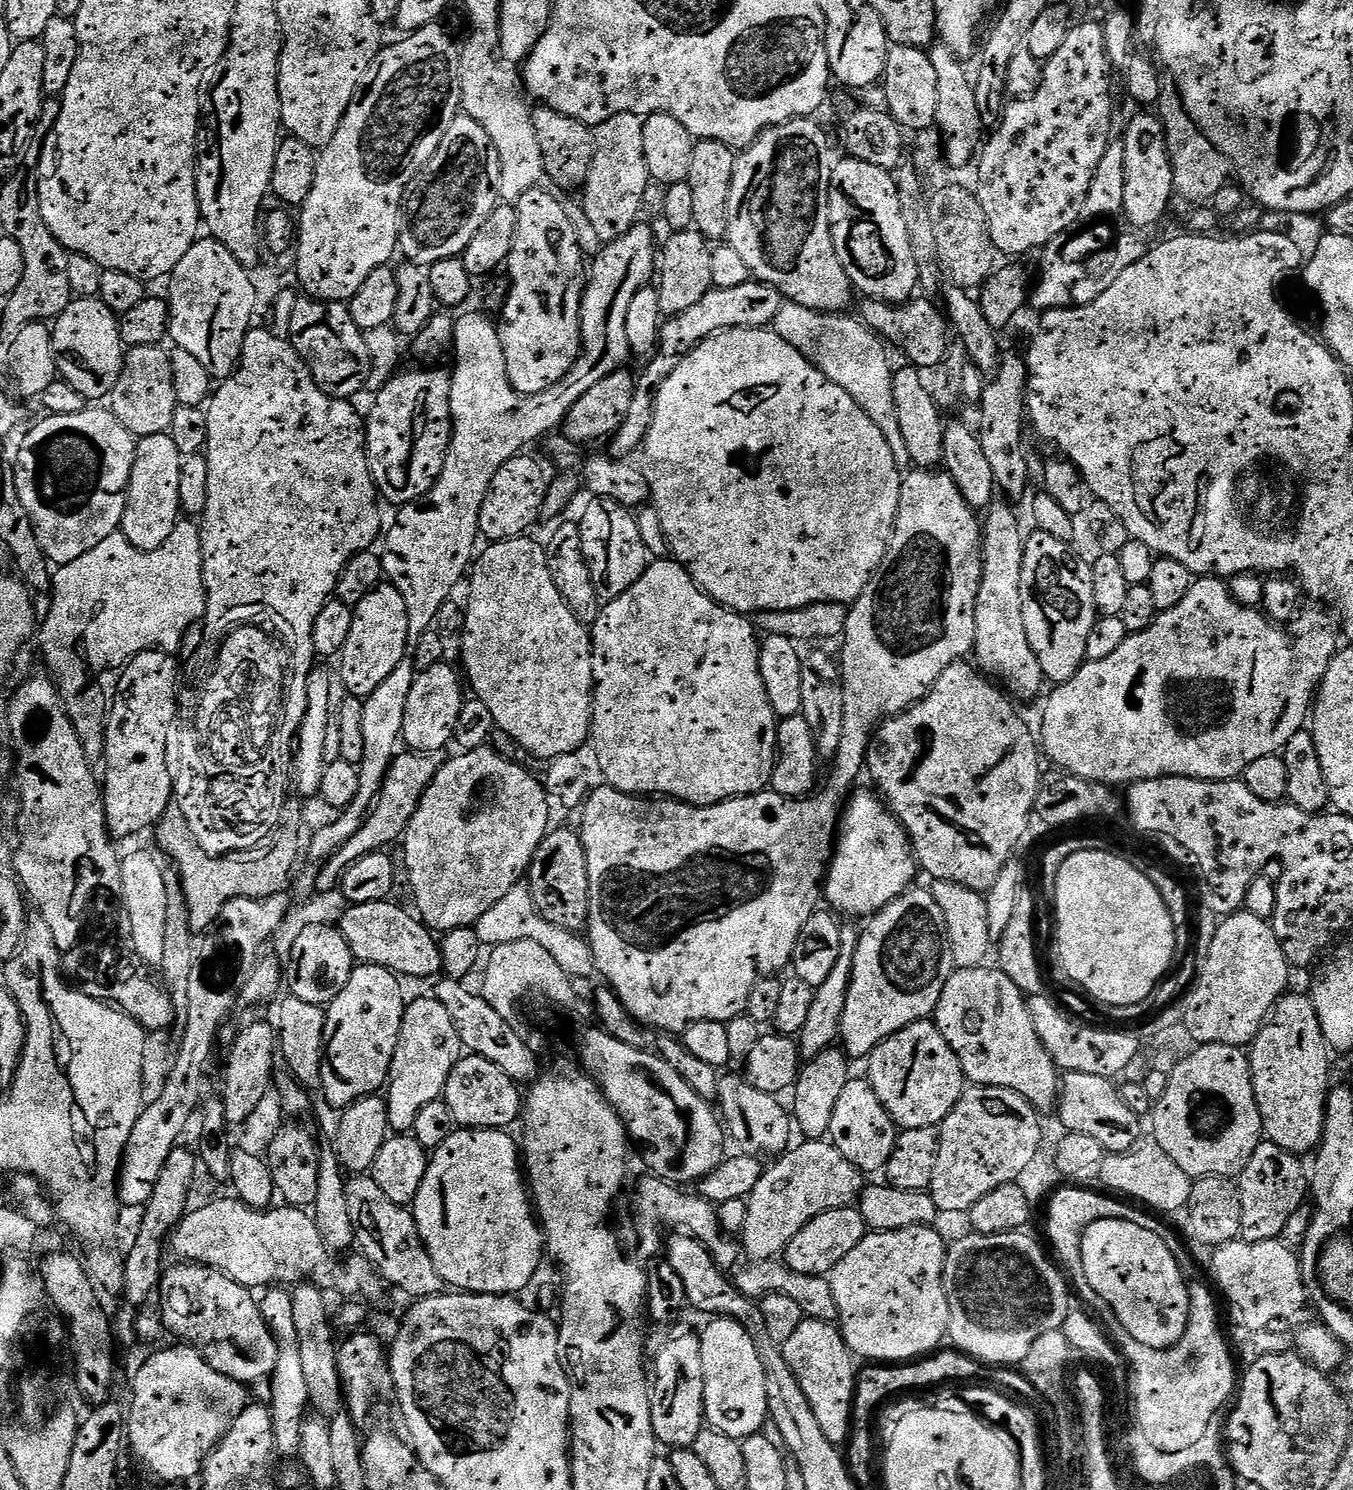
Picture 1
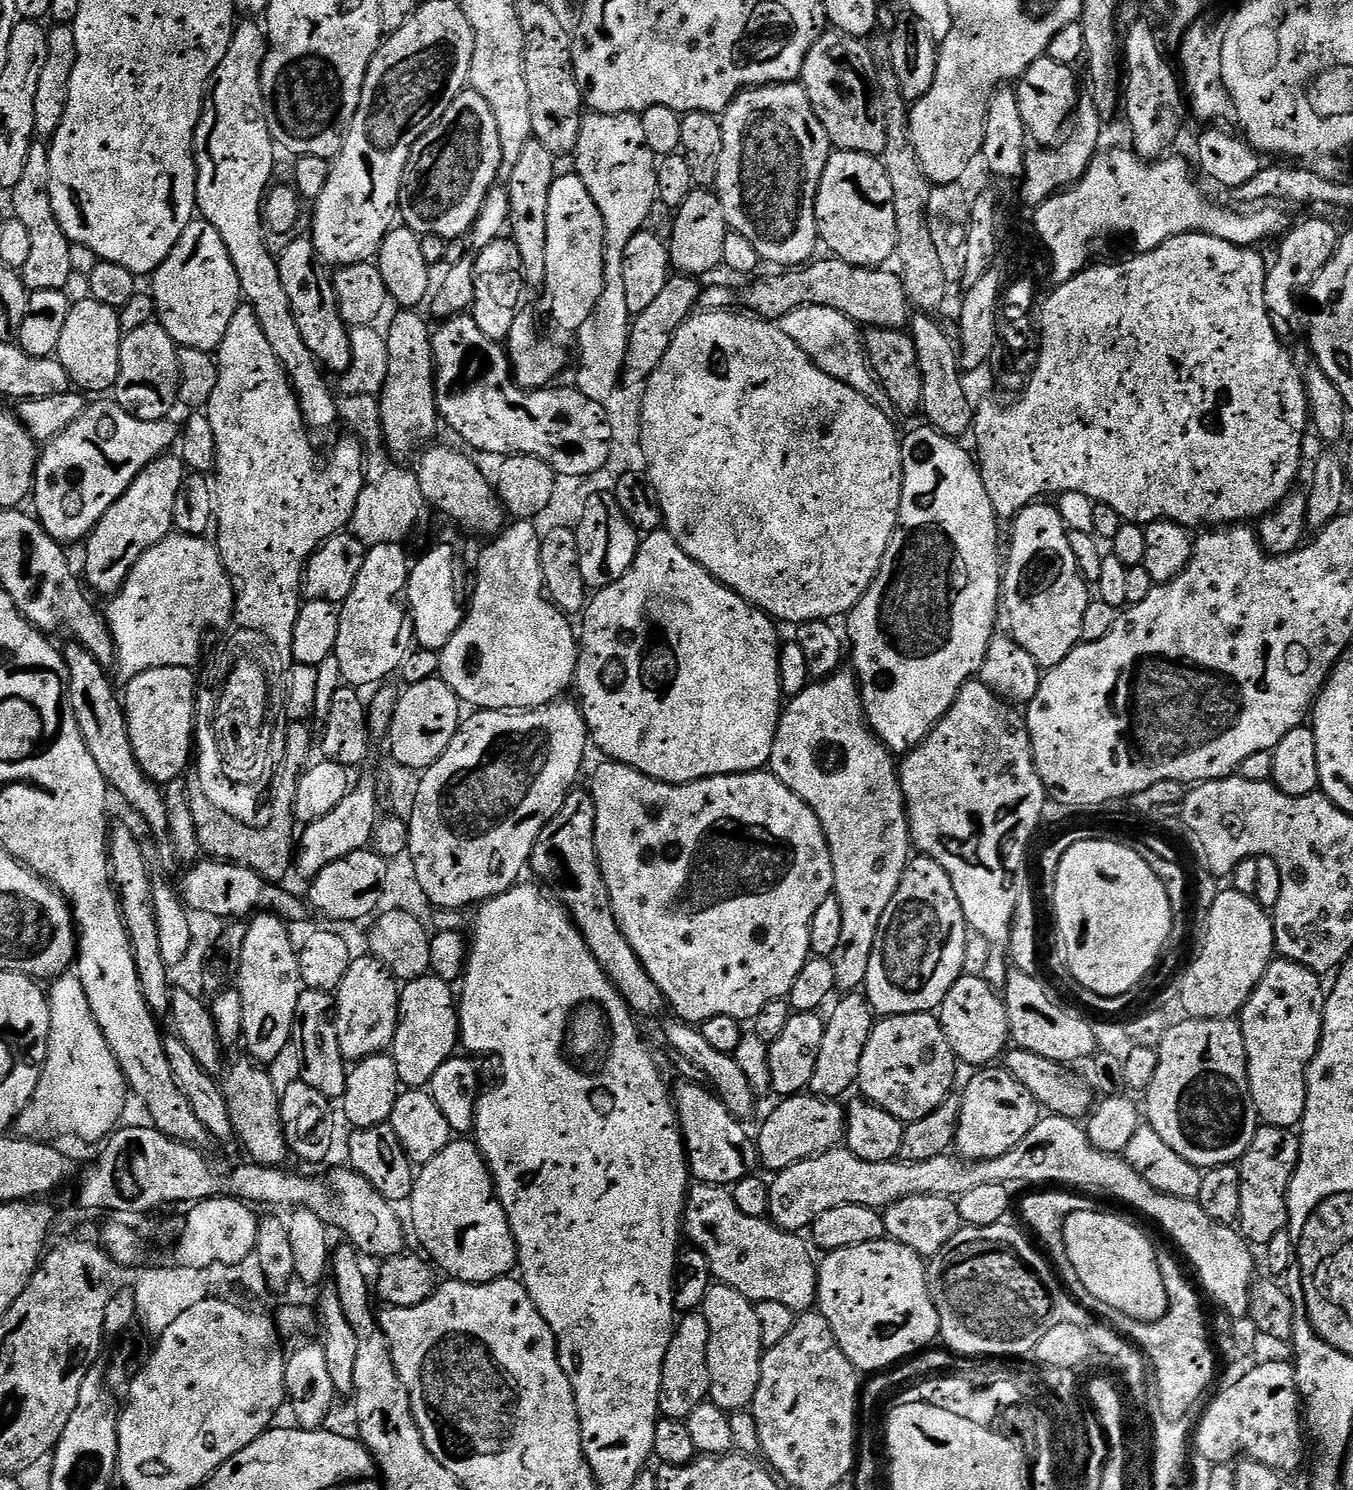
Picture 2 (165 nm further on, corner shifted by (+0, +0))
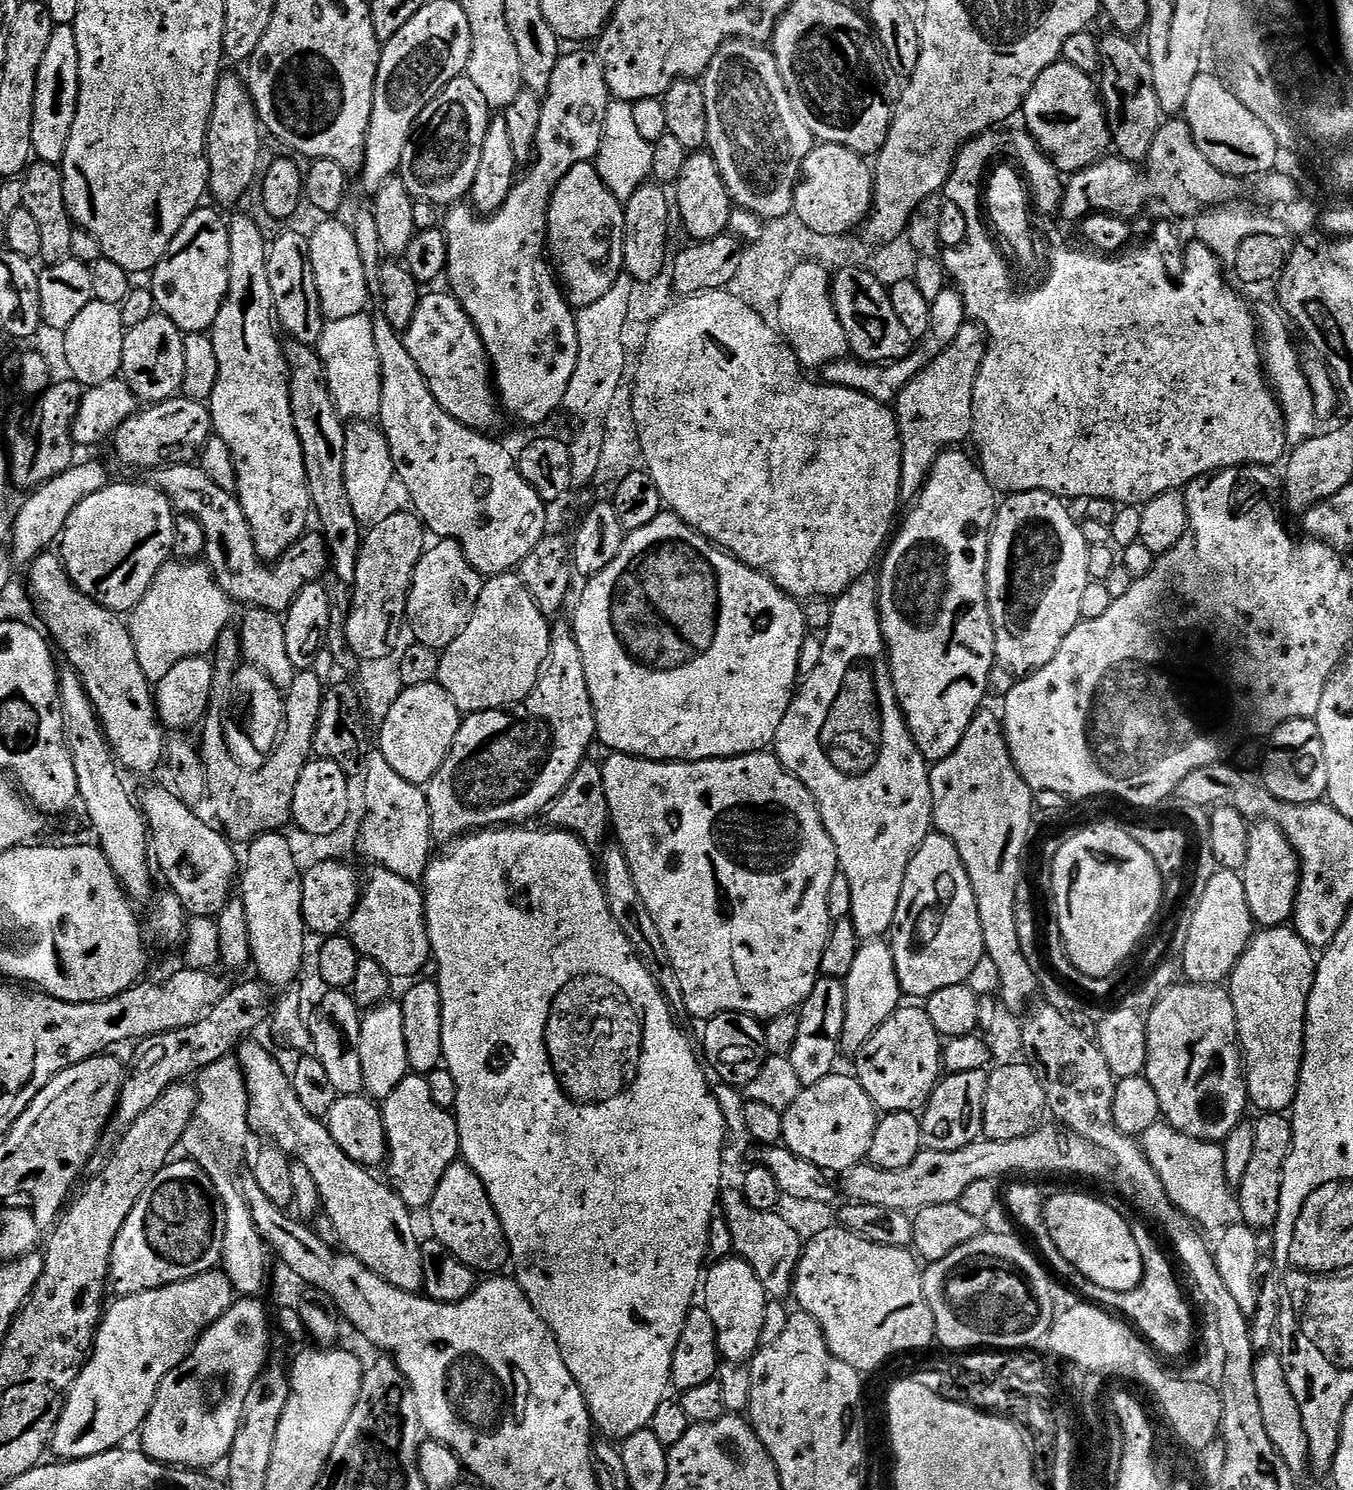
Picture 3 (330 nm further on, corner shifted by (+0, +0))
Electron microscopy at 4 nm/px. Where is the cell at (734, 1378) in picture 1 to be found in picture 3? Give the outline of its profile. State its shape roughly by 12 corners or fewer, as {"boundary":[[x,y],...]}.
{"boundary":[[739,1258],[717,1260],[702,1307],[719,1355],[743,1365],[761,1347],[770,1297]]}

